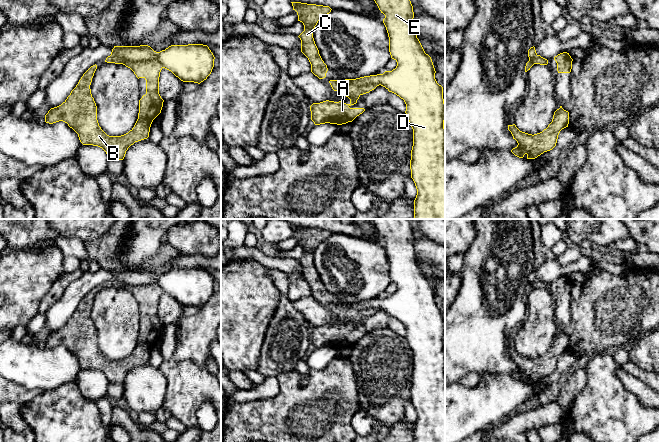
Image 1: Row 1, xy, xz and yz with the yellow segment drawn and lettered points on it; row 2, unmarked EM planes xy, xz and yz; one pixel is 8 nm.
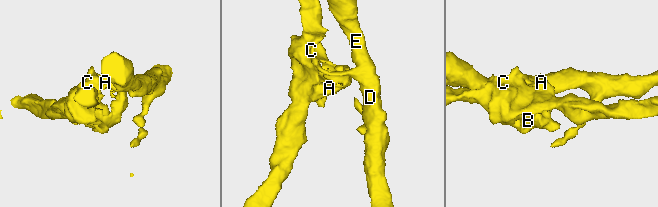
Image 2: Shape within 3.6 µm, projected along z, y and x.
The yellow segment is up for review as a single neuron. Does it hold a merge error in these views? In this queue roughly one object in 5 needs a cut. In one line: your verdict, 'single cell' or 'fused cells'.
fused cells

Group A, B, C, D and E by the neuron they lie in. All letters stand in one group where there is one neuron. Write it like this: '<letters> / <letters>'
A B C / D E

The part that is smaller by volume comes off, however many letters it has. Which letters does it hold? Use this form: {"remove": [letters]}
{"remove": ["A", "B", "C"]}

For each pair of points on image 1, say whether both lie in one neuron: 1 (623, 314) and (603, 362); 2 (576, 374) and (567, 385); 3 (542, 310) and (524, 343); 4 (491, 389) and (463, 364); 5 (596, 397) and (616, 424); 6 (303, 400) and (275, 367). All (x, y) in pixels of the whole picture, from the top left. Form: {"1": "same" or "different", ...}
{"1": "different", "2": "same", "3": "same", "4": "different", "5": "same", "6": "different"}

